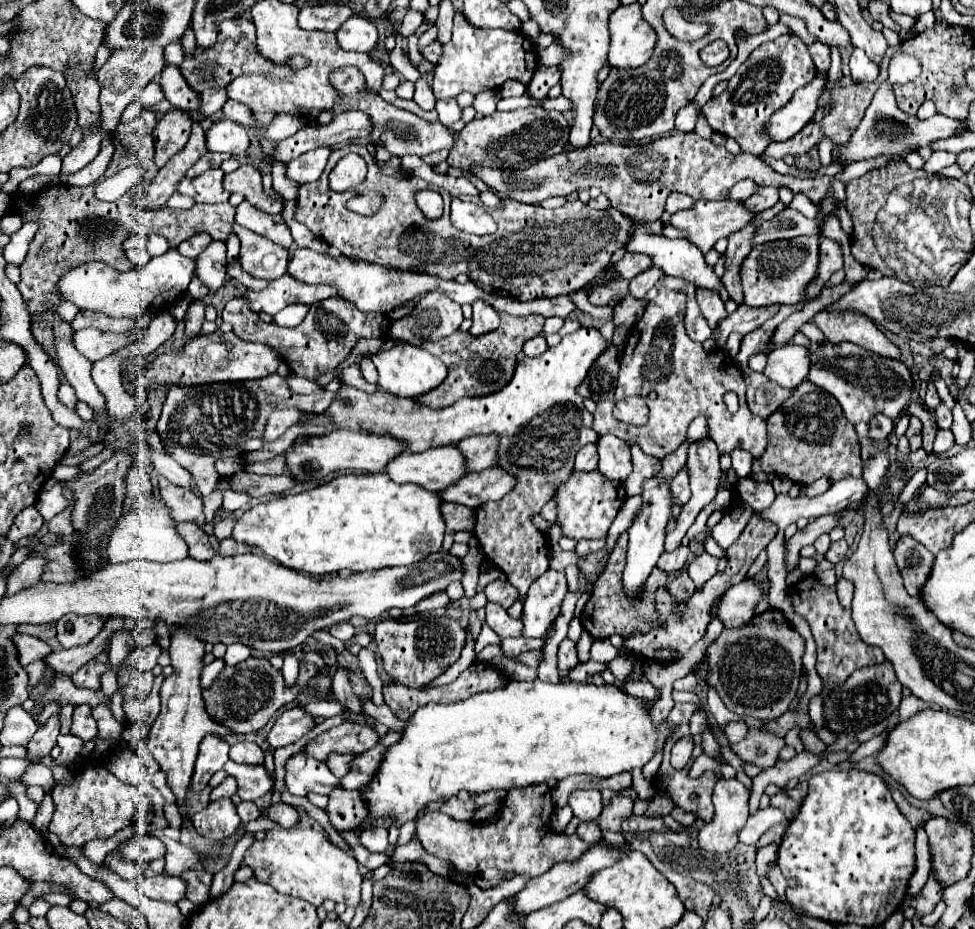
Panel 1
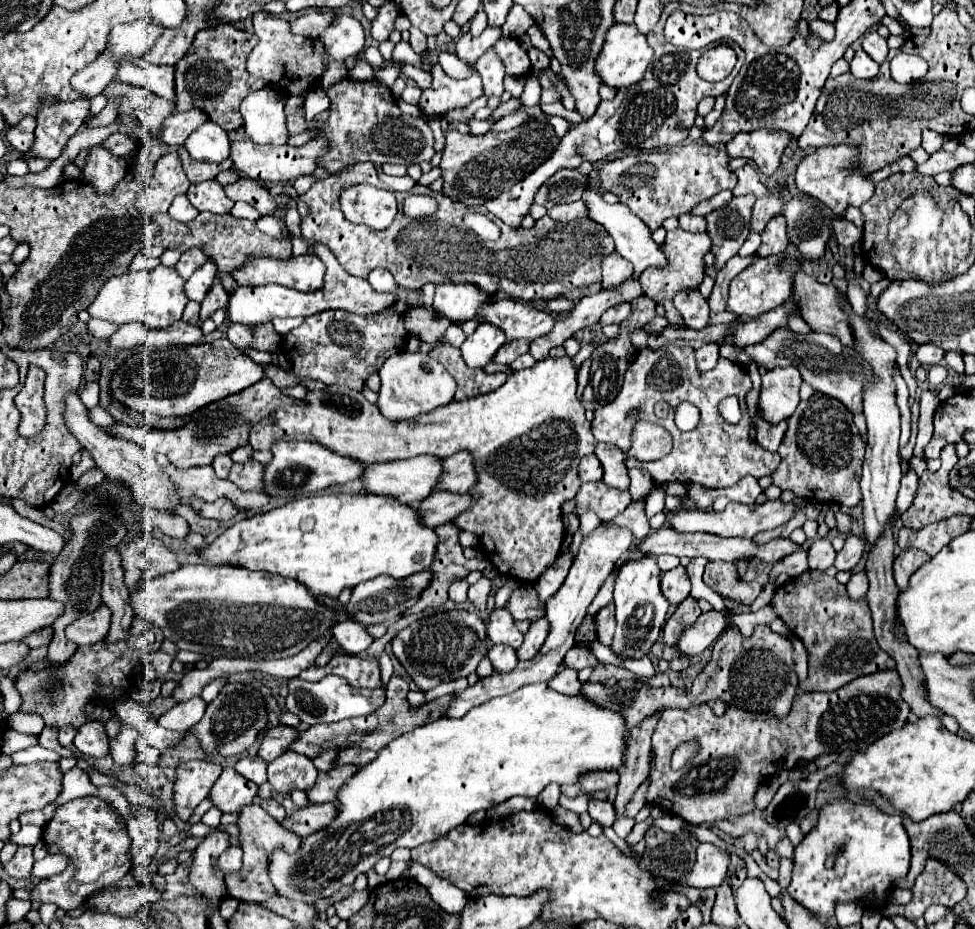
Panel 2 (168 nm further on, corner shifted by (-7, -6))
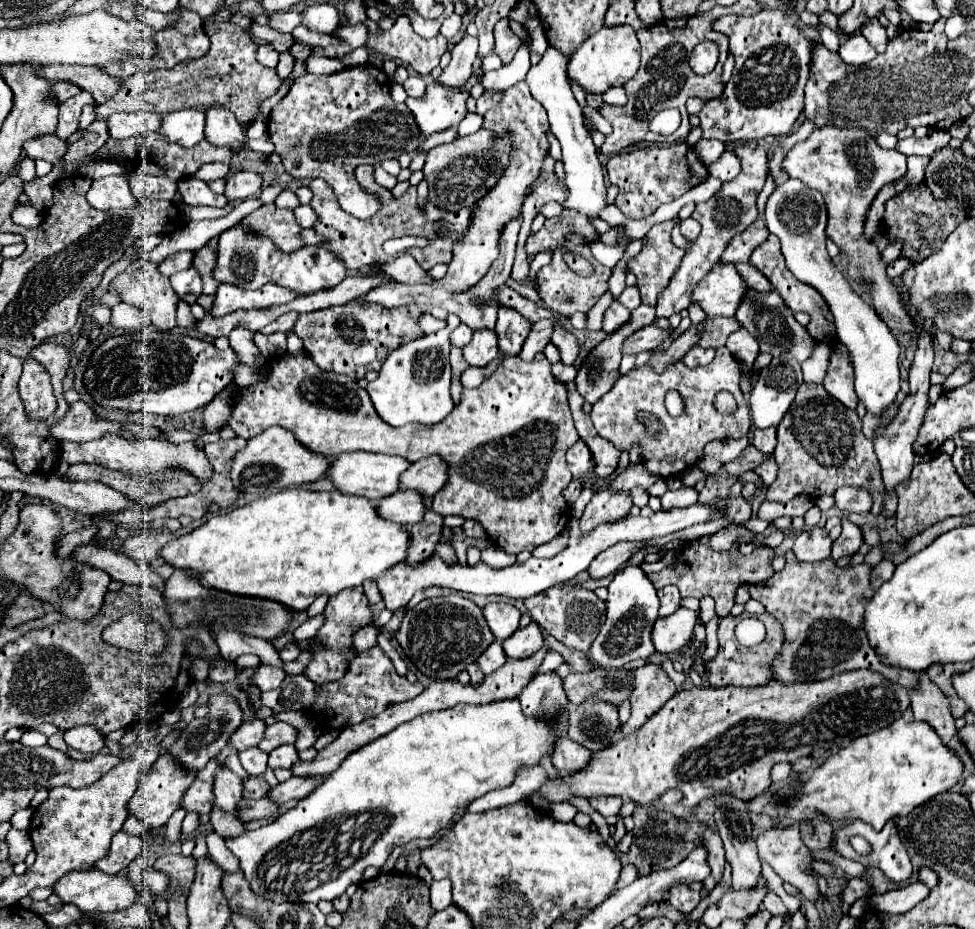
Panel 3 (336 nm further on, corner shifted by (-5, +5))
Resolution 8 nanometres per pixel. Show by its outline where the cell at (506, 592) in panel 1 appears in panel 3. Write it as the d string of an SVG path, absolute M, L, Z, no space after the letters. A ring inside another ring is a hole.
M554 586L538 596L530 596L530 600L524 600L524 606L528 608L532 620L538 622L548 634L552 634L562 644L566 644L574 650L580 650L580 652L590 650L590 644L594 642L594 638L598 636L598 632L606 620L604 602L594 592L584 590L584 588L562 590L562 588Z

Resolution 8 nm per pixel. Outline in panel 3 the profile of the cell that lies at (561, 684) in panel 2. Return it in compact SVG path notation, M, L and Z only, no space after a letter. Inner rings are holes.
M554 670L548 674L536 674L518 698L526 716L554 716L568 704L562 678Z

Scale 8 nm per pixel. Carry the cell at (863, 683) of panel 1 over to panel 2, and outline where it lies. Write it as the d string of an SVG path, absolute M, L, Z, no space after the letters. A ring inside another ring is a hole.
M876 671L876 675L864 675L854 679L852 683L832 691L832 693L798 693L792 701L792 709L788 715L778 719L772 713L752 713L744 711L736 705L726 707L722 717L716 717L708 705L696 705L690 709L674 709L668 707L662 711L662 717L652 735L652 751L654 765L648 775L648 791L646 803L656 803L688 823L714 823L728 817L738 817L754 811L754 795L766 779L774 777L778 769L794 769L800 761L814 761L824 753L842 753L842 751L864 751L882 735L904 727L910 715L908 703L900 695L900 677L896 671ZM686 741L698 743L698 753L680 769L670 769L670 757L674 749Z

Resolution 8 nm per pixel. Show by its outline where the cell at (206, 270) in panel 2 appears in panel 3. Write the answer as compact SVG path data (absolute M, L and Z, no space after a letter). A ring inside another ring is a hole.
M188 268L178 274L172 274L170 284L172 284L174 292L178 294L178 298L186 300L188 304L194 304L198 300L198 296L202 294L202 280L200 280L196 268Z

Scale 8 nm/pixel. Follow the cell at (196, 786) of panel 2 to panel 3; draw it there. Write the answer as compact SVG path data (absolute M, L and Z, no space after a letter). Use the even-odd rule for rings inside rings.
M166 752L152 764L148 774L140 776L138 788L128 804L128 810L148 826L164 826L168 818L182 806L182 792L186 792L186 788L190 788L192 782L194 782L194 772L182 768L182 764L178 764L178 760L174 760Z

